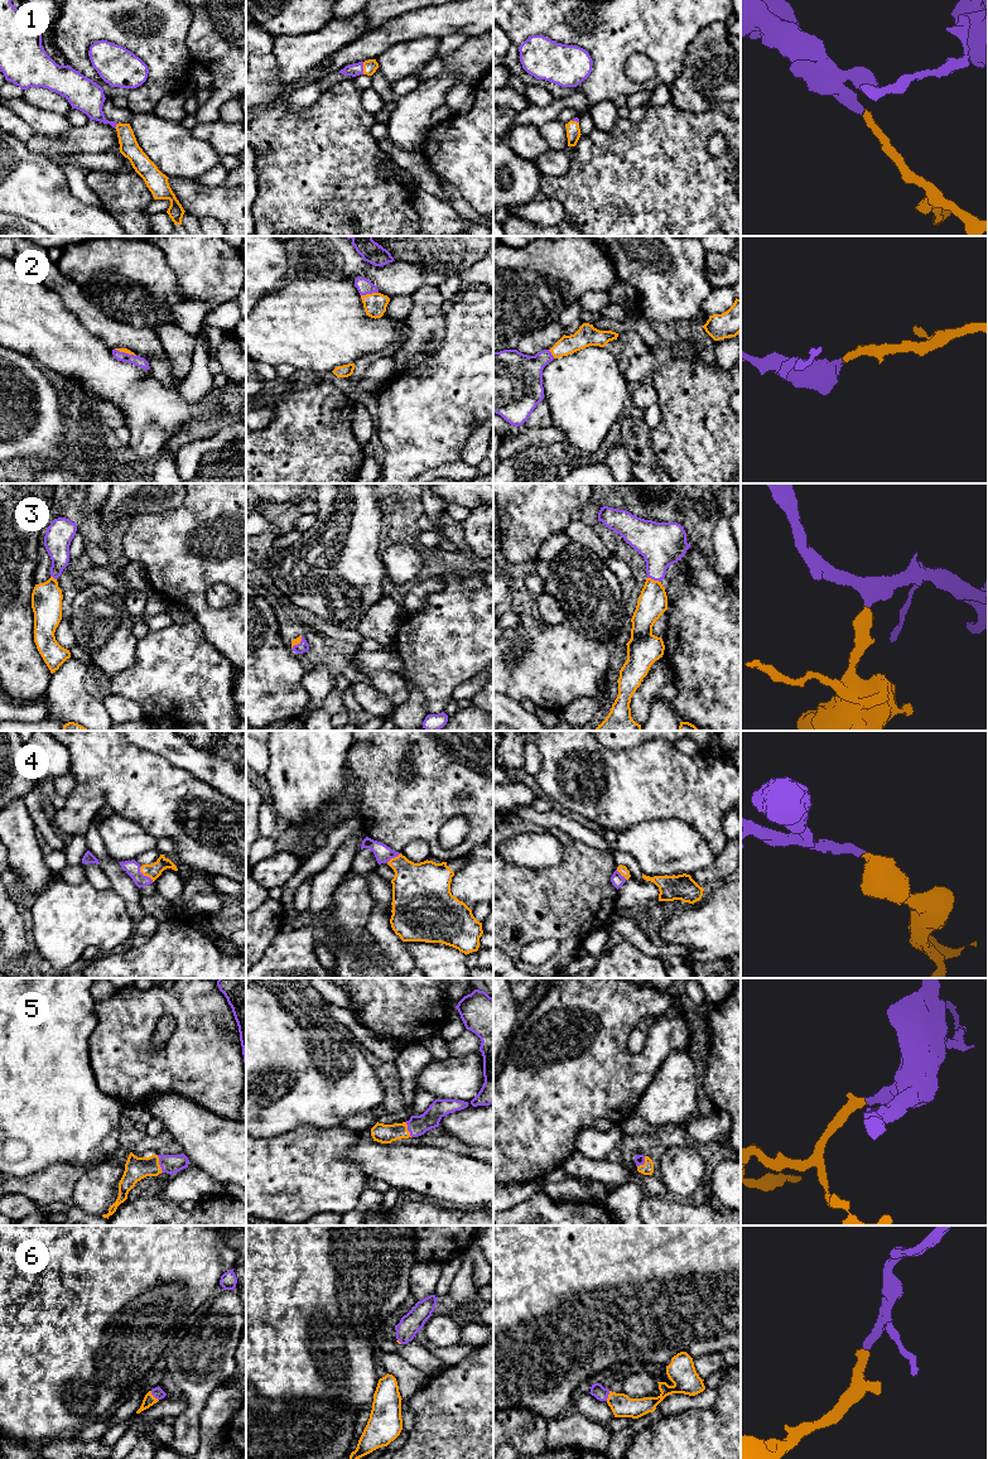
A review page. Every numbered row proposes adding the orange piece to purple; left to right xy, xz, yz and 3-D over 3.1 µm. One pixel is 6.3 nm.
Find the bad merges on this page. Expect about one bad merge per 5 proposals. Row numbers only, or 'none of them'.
none of them

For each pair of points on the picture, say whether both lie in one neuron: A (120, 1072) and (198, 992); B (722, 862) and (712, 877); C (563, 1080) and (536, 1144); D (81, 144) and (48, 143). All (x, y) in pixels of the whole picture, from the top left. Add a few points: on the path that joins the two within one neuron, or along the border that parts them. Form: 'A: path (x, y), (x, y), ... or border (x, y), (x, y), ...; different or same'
A: path (121, 1045), (164, 1001), (172, 1001); same
B: path (722, 866), (716, 874); same
C: path (548, 1096), (543, 1101), (543, 1122), (538, 1128); same
D: path (73, 144), (56, 144); same

